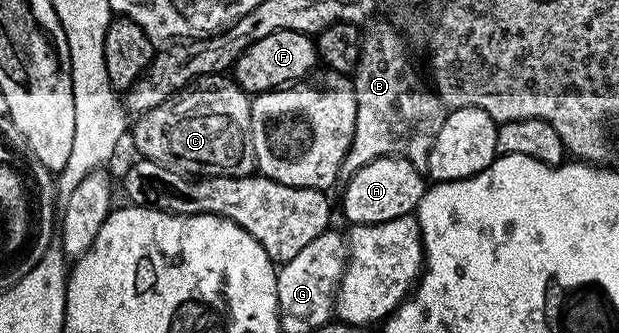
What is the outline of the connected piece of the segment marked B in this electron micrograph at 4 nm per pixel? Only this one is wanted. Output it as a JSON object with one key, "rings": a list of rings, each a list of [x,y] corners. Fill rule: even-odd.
{"rings":[[[373,30],[370,34],[366,33],[361,39],[361,55],[351,81],[355,92],[355,132],[351,148],[345,153],[341,165],[340,177],[350,179],[353,174],[379,157],[406,158],[414,166],[425,168],[435,138],[444,124],[447,107],[436,89],[430,88],[427,82],[425,87],[424,80],[409,63],[409,58],[405,55],[404,40],[393,30]]]}

